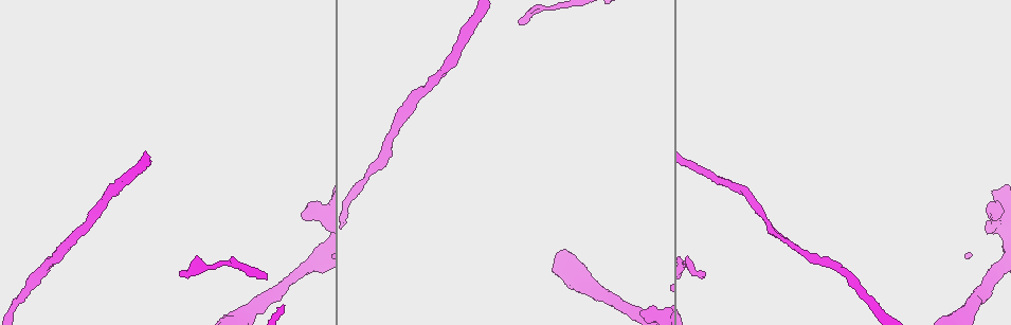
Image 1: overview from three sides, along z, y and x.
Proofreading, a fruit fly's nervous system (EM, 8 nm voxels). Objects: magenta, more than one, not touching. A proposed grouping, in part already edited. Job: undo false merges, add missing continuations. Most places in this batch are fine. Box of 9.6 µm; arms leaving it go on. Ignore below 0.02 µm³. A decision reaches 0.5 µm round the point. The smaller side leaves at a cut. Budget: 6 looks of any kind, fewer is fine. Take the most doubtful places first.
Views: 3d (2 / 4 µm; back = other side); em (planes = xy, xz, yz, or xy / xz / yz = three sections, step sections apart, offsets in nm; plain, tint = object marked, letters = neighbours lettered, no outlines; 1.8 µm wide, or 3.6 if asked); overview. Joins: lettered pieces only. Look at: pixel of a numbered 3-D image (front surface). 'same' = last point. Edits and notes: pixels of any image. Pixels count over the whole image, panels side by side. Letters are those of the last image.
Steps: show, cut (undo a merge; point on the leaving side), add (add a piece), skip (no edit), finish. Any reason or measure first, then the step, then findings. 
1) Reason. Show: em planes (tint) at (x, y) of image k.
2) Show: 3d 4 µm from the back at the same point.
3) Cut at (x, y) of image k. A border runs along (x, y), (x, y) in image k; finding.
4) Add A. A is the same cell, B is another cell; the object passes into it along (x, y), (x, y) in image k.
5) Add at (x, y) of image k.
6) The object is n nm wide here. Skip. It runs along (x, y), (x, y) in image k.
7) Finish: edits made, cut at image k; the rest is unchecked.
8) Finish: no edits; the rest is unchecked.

Long arm stops here. Show: em planes (plain) at (702, 272) of image 1.

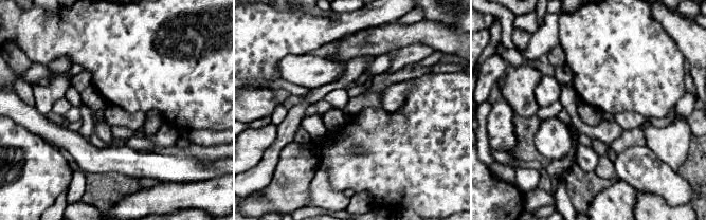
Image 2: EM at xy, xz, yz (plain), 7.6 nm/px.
See the neighbours. Show: em planes (letters) at the same point.

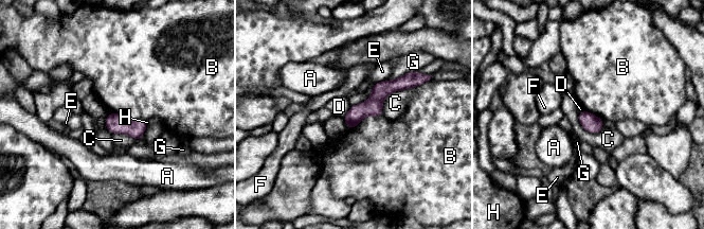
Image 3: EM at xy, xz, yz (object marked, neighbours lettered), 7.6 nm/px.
The object is 130 nm wide here. Skip. A, B, C, D, E, F, G and H are other cells; it runs along (408, 85), (389, 86), (349, 124) in image 3; none of them fits.

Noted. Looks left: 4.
Free end. Show: em xz step 4 (tint) at (302, 218) of image 1.

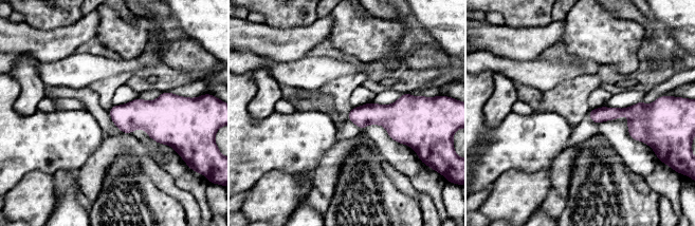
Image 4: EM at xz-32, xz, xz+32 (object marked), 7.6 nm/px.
Cut it another way. Show: em planes (letters) at the same point.

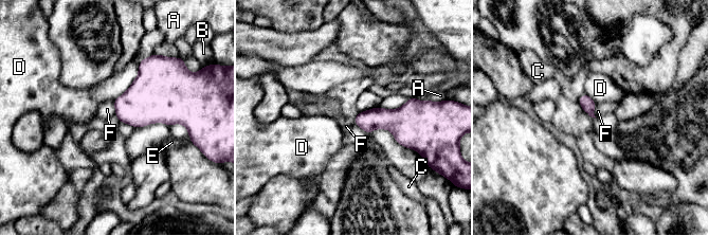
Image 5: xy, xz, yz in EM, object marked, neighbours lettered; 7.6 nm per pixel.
Skip. A, B, C, D, E and F are other cells; a border runs along (112, 102), (115, 114) in image 5; none of them fits.

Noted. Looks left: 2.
Calibre changes. Show: em planes (tint) at (595, 291) of image 1.

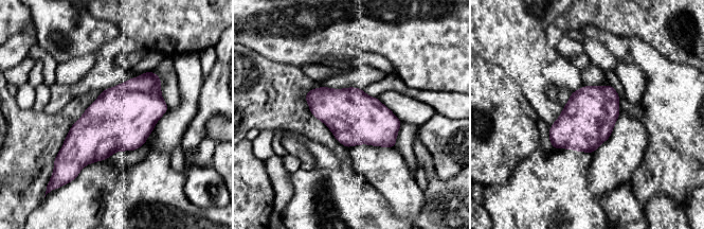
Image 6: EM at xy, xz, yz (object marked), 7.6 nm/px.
Show: em planes (letters) at the same point.

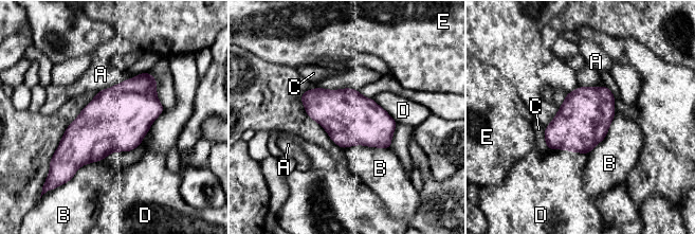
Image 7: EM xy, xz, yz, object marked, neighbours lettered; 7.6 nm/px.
Skip. A, B, C, D and E are other cells; a border runs along (390, 147), (350, 145), (344, 148) in image 7; continuous, no second neuron.

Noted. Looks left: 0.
Finish: no edits; the rest is unchecked.

